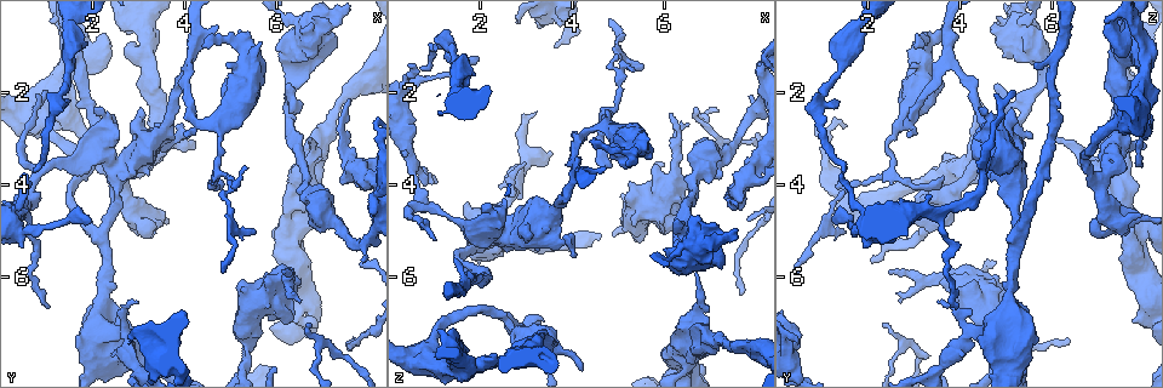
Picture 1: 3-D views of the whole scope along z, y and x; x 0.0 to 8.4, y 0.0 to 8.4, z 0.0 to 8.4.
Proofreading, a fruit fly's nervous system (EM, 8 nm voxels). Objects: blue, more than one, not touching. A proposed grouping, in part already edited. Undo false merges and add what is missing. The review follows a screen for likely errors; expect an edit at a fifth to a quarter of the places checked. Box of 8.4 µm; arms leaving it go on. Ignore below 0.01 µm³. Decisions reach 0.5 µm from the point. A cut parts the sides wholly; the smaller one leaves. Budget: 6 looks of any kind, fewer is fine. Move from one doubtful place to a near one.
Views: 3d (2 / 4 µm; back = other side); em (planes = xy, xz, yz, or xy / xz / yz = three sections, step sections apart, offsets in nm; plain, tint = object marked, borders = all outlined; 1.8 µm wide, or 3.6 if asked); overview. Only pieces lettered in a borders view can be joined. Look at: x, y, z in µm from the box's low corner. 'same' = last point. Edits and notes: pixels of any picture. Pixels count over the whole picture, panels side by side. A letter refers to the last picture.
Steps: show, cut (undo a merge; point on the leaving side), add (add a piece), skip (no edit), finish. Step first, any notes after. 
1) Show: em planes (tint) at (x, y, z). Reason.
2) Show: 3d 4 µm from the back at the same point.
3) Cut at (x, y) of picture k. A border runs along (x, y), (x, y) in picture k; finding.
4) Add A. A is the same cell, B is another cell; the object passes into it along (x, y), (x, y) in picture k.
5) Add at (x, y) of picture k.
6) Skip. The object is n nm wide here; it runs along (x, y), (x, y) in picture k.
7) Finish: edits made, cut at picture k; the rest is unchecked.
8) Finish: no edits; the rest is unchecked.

Show: 3d 4 µm at (1.05, 2.30, 7.80). Thick turns thin.

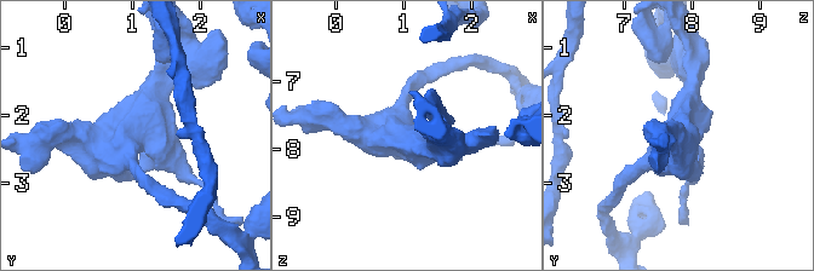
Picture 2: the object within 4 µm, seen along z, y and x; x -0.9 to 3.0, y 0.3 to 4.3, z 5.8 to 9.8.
Show: em xy step 4 (tint) at (1.05, 2.20, 7.80). Now the EM.

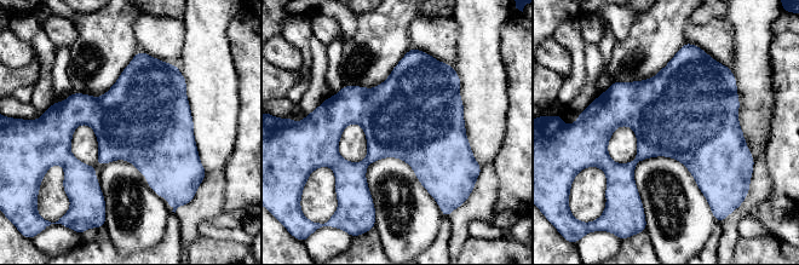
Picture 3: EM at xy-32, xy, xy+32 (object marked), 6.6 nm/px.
Show: em planes (borders) at the same point.

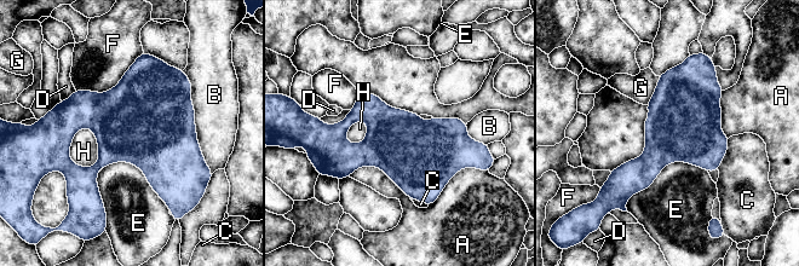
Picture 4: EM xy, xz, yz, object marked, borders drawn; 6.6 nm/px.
Skip. The object is 460 nm wide here; the longest contact is with B, 650 nm; A, B, C, D, E, F, G and H are other cells; one cell here.

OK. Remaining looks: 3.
Show: em 3.6 µm planes (borders) at (6.45, 0.60, 5.30). A fork.

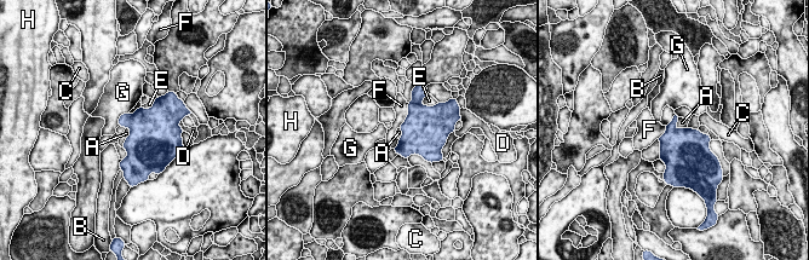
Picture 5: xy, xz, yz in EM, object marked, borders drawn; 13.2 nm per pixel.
Skip. The longest contact is with F, 360 nm; A, B, C, D, E, F, G and H are other cells; a border runs along (128, 127), (130, 134), (121, 146) in picture 5; one cell here.

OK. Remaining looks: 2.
Show: em planes (borders) at (6.70, 3.05, 5.90). Thin end.

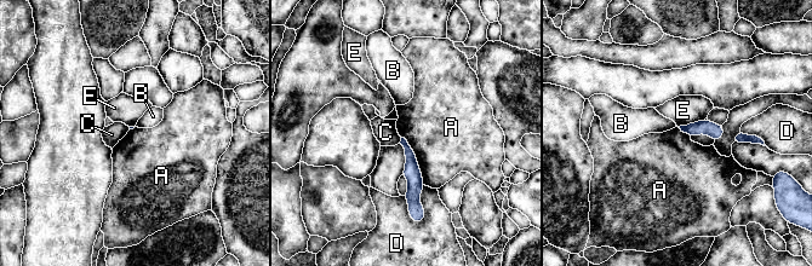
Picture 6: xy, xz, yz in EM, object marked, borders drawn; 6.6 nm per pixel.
Skip. A, B, C, D and E are other cells; a border runs along (401, 137), (415, 154), (424, 184) in picture 6; no lettered piece goes on from it.

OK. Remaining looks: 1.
Finish: no edits; the rest is unchecked.

